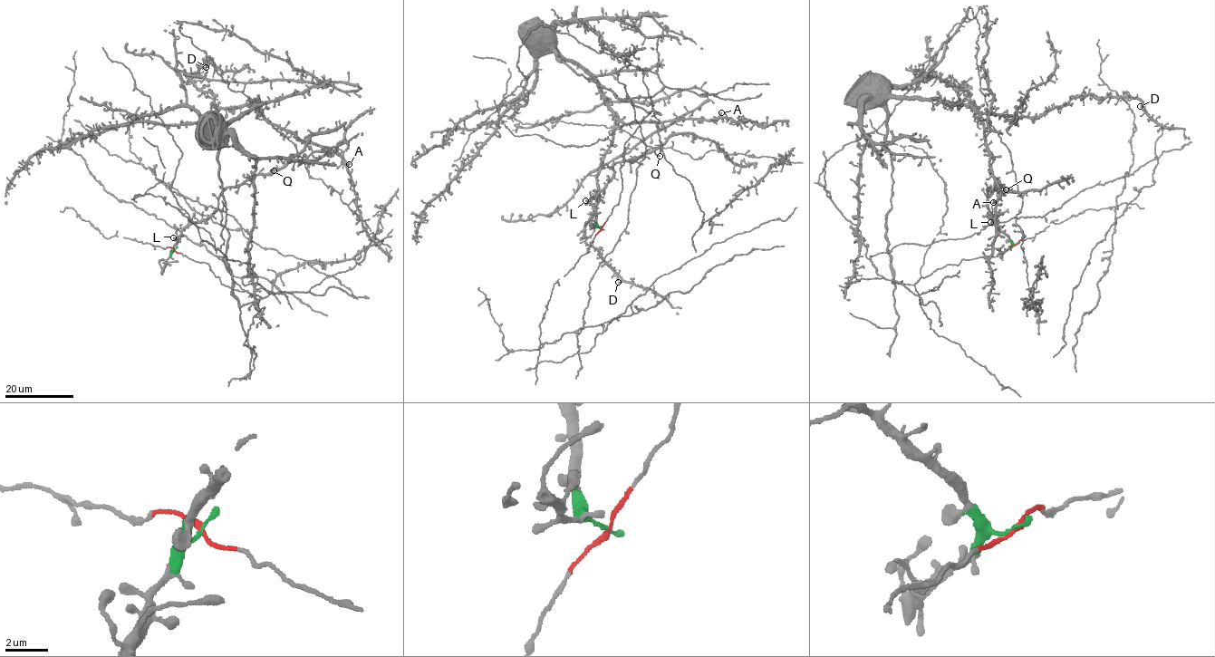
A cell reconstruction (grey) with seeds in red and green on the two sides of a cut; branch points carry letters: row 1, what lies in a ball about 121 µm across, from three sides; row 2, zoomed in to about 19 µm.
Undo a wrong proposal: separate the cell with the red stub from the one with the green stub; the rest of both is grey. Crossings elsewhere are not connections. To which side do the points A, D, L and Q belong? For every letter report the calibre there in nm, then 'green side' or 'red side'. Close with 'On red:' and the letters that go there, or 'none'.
A: 280 nm | red side
D: 300 nm | red side
L: 320 nm | green side
Q: 340 nm | green side
On red: A, D

